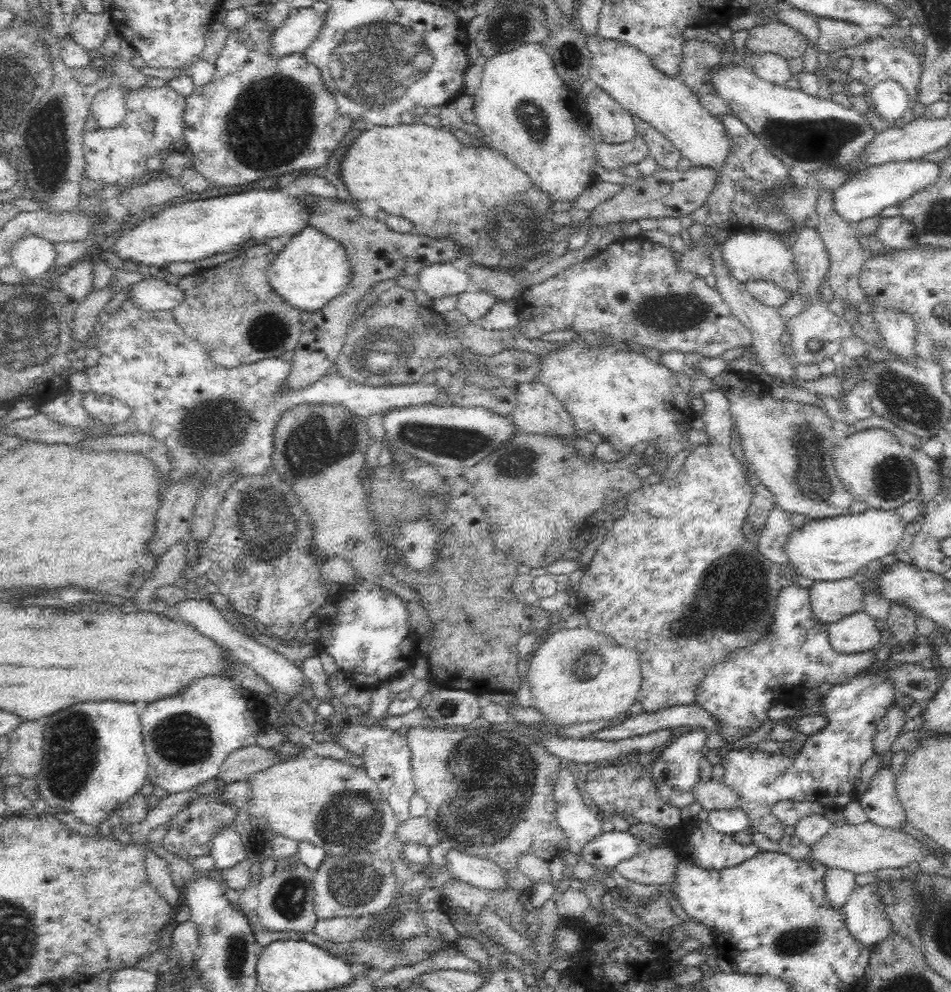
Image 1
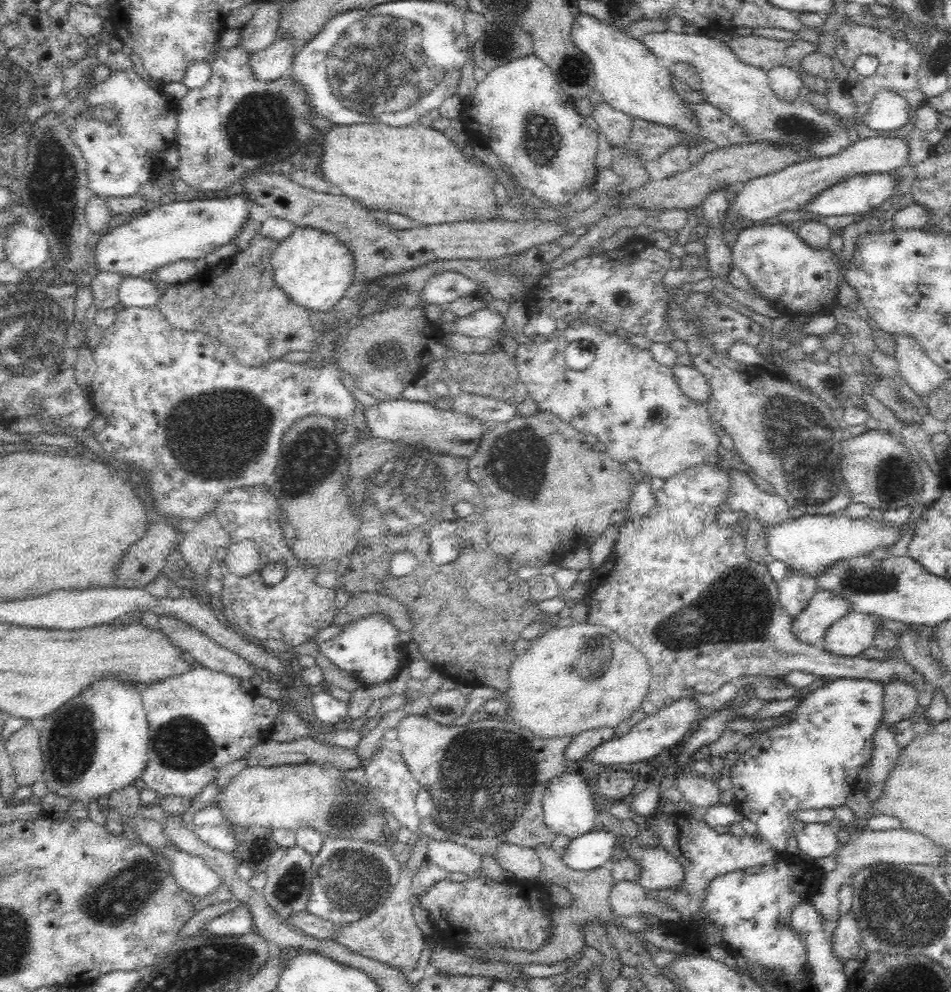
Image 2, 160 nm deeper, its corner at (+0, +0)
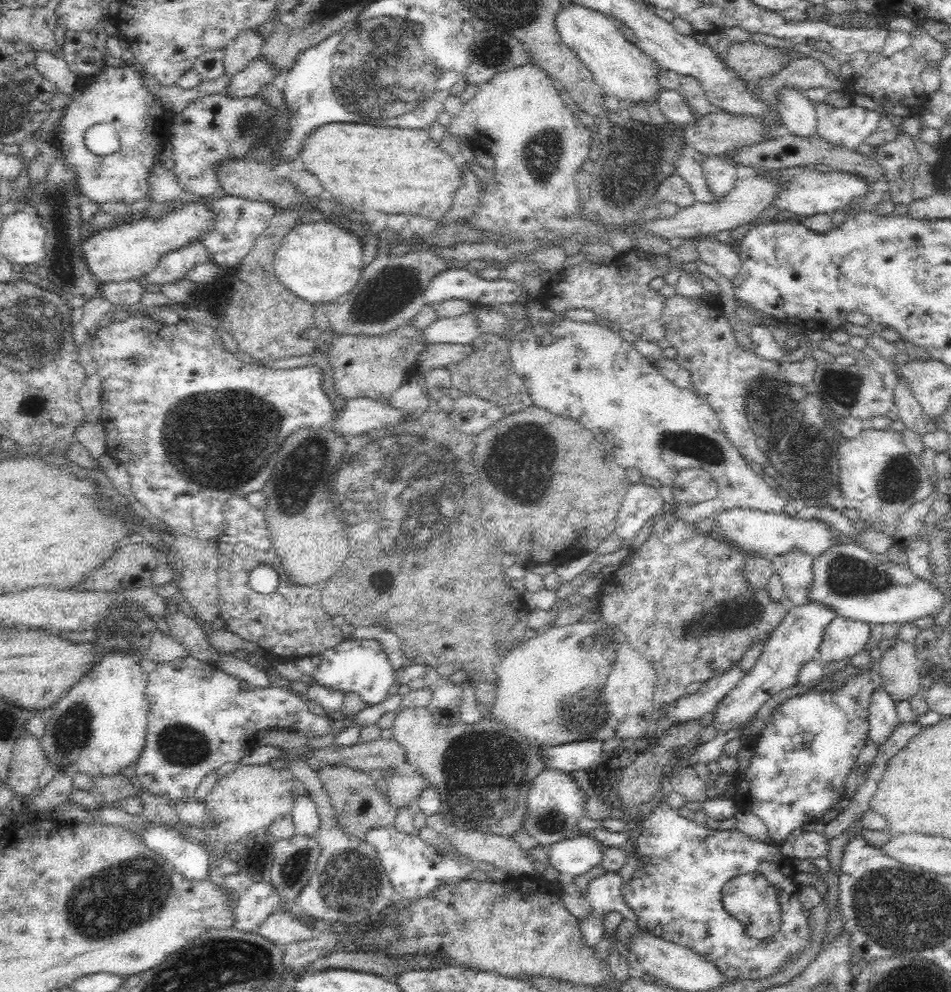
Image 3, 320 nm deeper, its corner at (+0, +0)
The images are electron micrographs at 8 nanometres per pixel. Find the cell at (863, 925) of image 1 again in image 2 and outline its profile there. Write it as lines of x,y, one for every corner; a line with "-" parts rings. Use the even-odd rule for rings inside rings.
850,912
837,920
836,928
834,928
830,941
832,955
842,964
852,960
852,958
863,956
862,948
860,948
862,946
860,931

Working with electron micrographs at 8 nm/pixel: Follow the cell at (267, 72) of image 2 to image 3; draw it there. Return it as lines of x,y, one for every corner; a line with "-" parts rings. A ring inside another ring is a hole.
262,58
250,63
246,70
238,72
224,90
227,98
242,100
242,98
256,97
259,95
261,87
272,83
277,72
271,68
270,63
264,63

